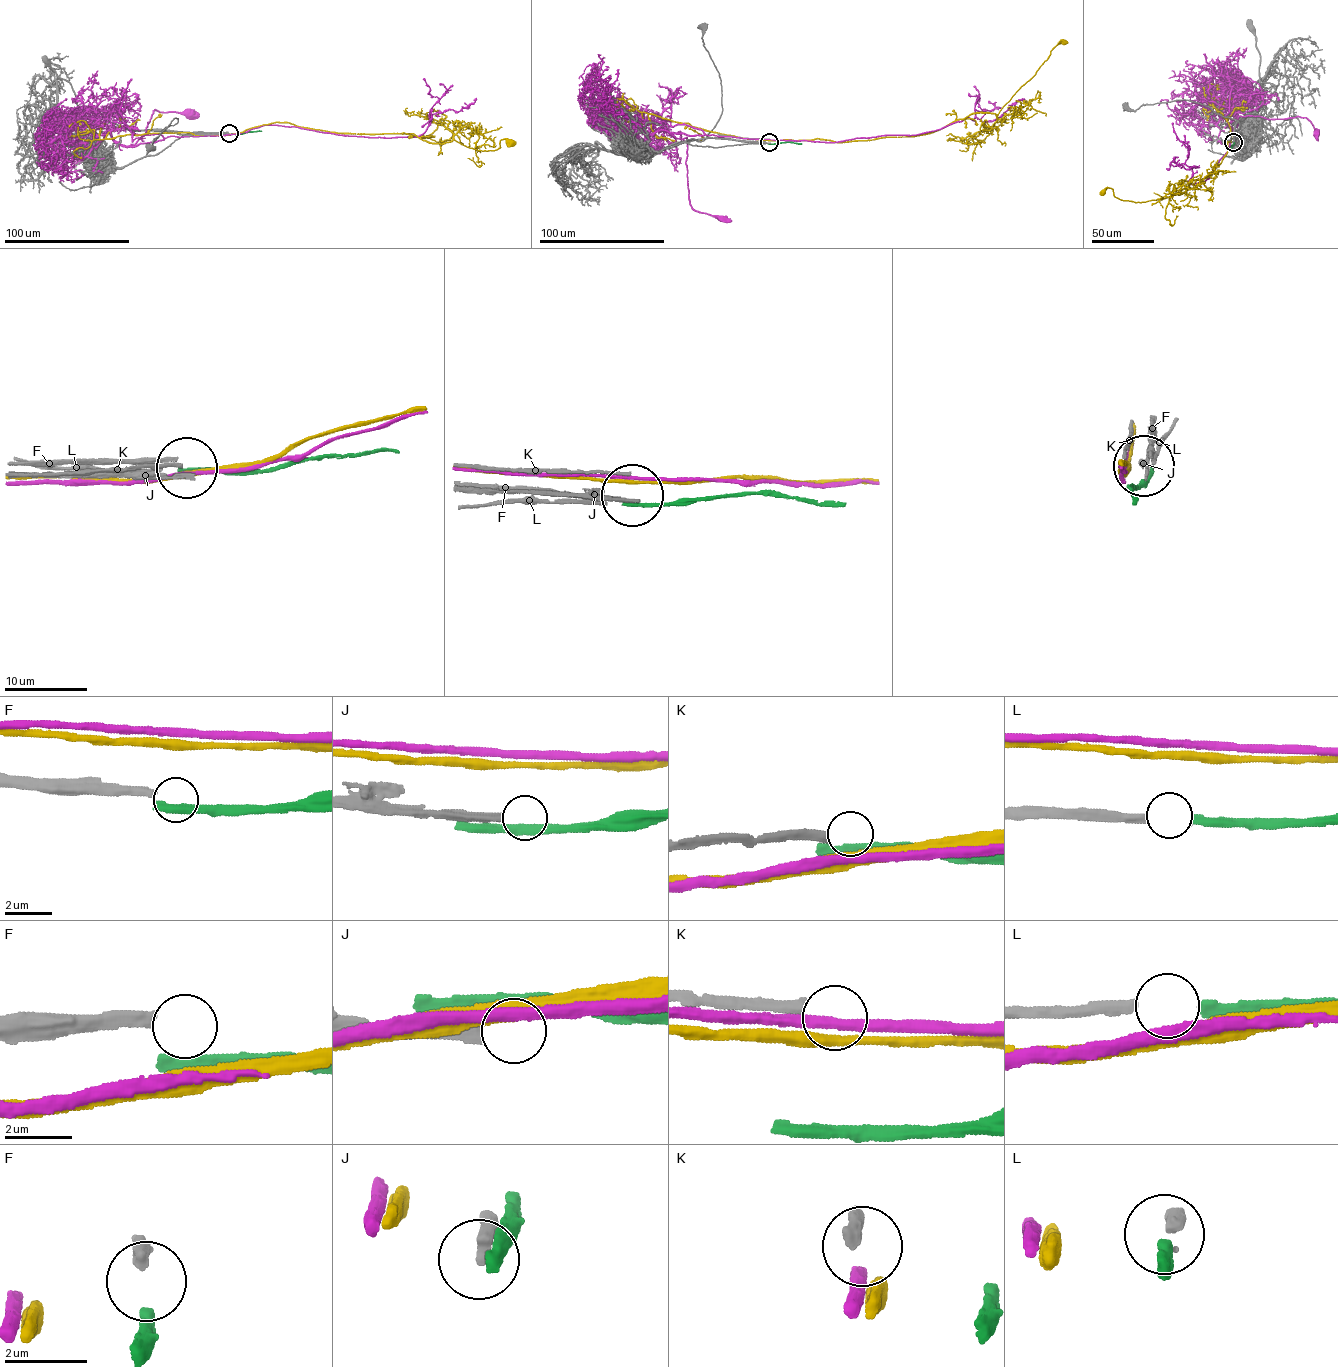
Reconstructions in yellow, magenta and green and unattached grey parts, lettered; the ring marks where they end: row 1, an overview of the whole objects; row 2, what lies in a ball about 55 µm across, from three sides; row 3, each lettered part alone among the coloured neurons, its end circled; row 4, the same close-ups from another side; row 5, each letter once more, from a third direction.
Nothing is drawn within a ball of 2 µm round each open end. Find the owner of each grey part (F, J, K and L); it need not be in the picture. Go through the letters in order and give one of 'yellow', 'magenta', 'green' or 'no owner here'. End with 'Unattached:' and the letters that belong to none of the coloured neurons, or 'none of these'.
F: no owner here
J: no owner here
K: no owner here
L: green
Unattached: F, J, K

